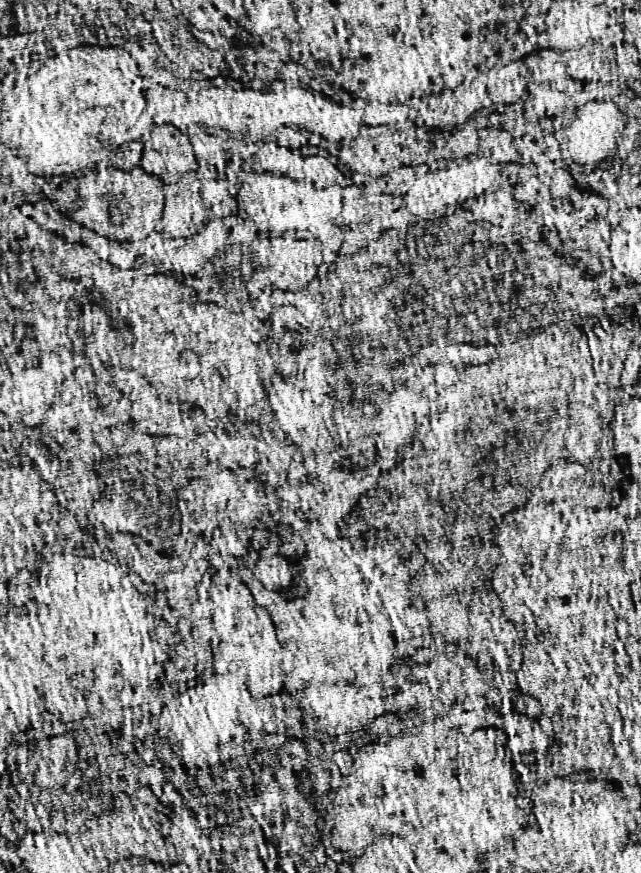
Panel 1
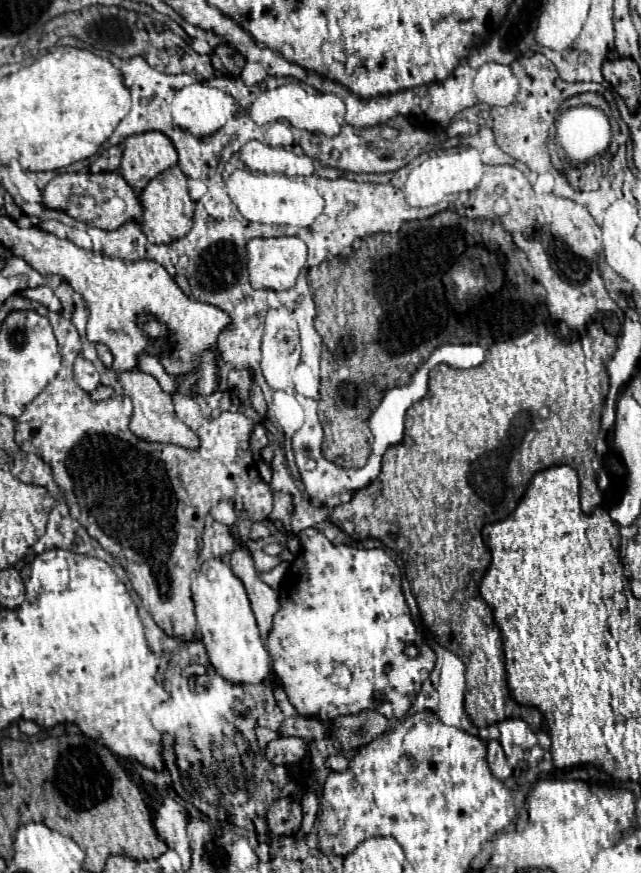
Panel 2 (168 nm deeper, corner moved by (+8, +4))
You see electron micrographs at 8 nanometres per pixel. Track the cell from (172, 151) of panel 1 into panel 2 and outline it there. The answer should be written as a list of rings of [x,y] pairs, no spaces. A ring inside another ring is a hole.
[[[144,132],[124,140],[124,156],[118,172],[134,190],[144,190],[164,170],[178,164],[178,152],[172,140],[162,132]]]

